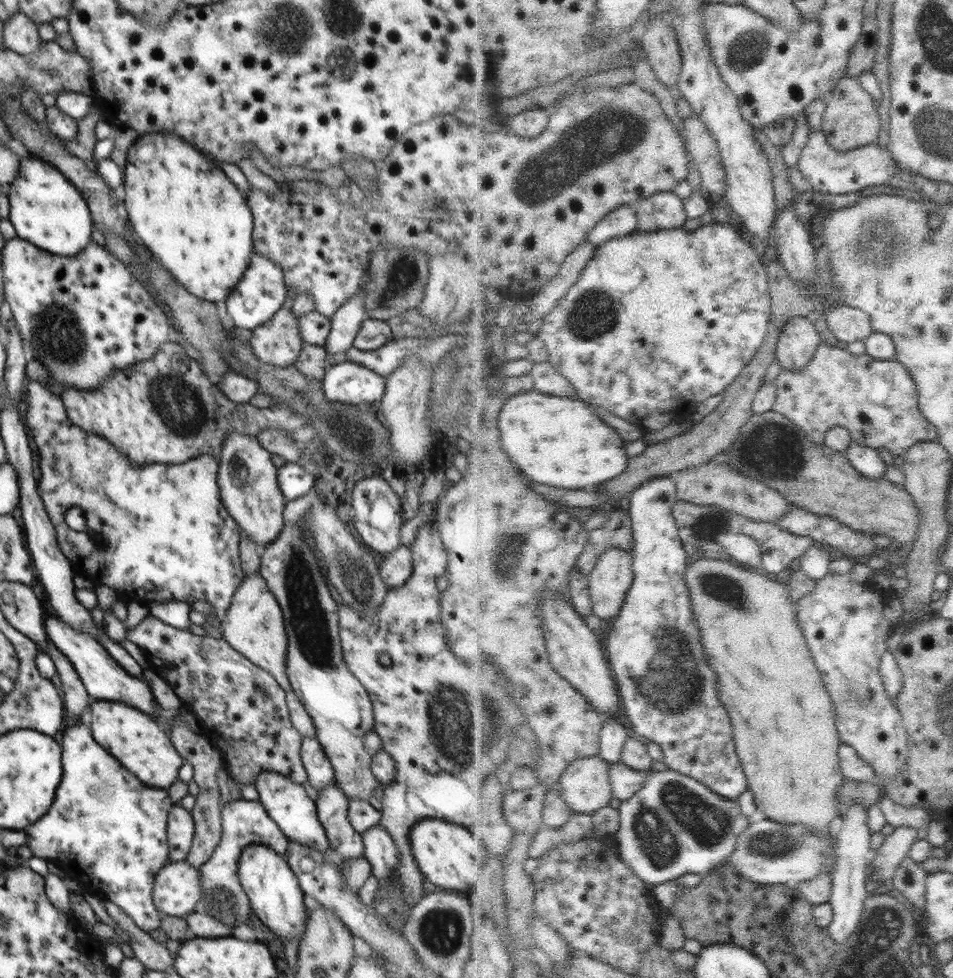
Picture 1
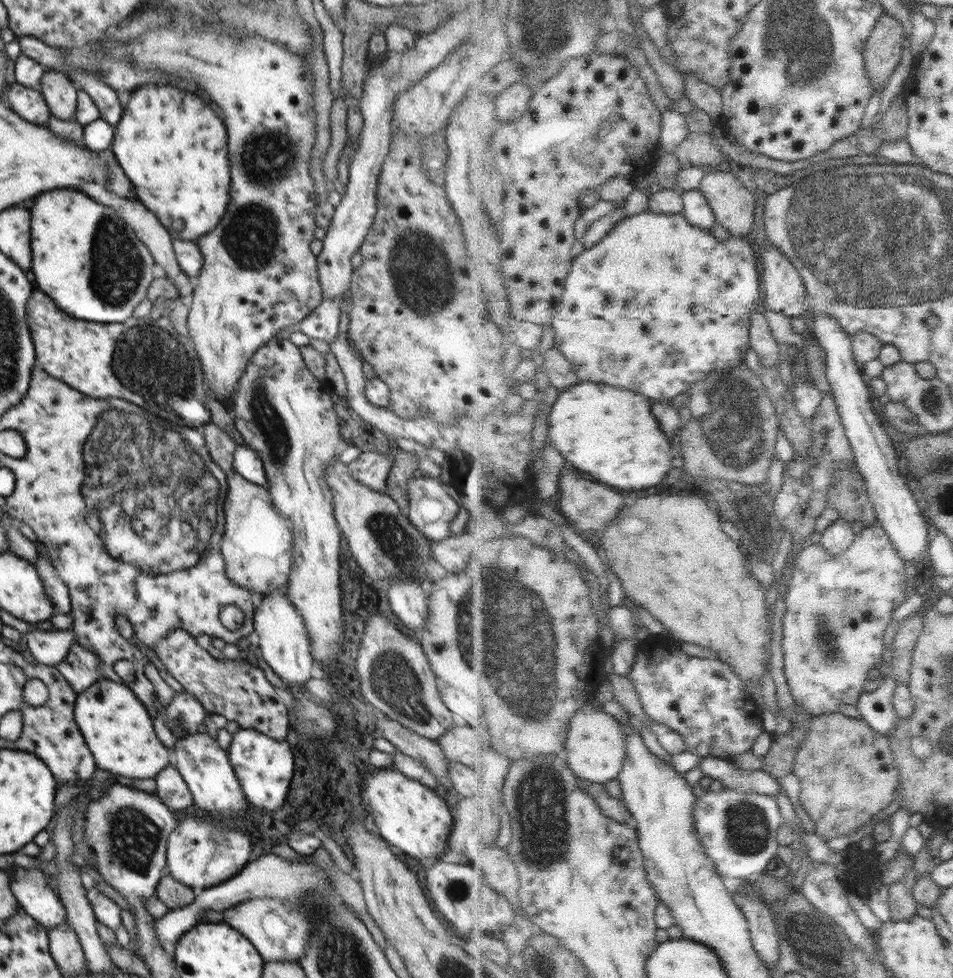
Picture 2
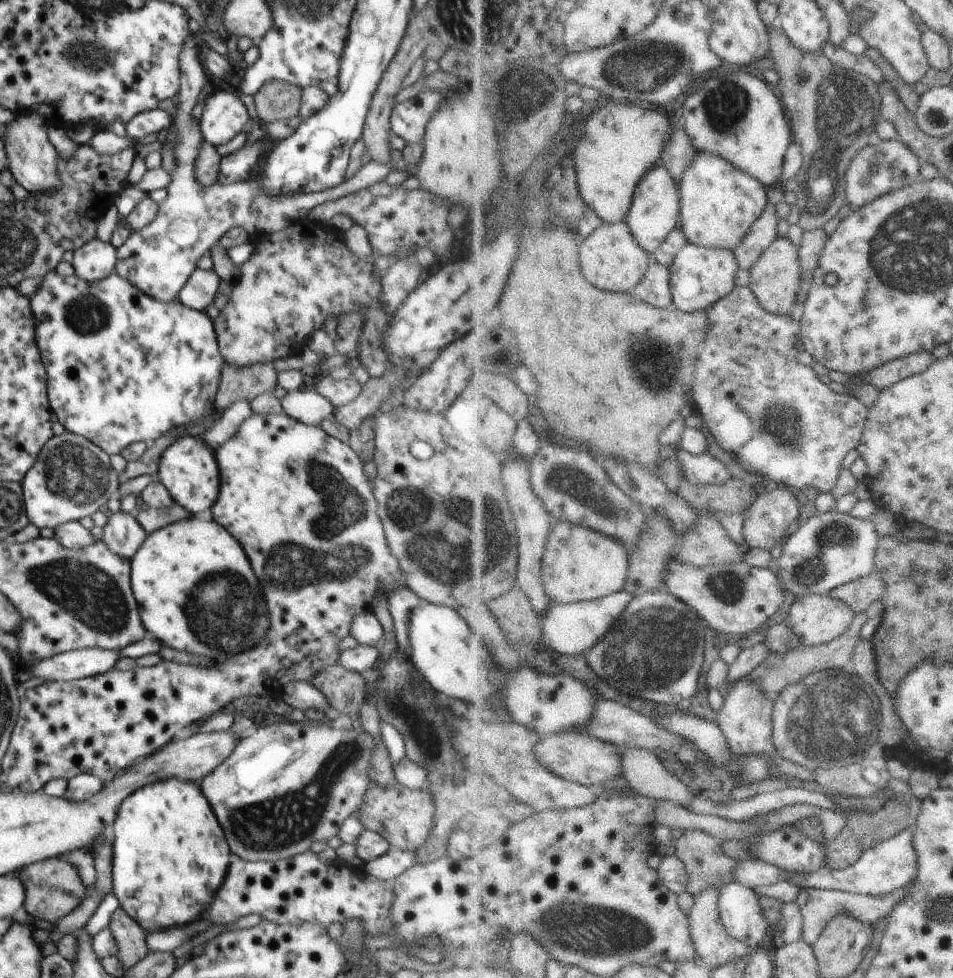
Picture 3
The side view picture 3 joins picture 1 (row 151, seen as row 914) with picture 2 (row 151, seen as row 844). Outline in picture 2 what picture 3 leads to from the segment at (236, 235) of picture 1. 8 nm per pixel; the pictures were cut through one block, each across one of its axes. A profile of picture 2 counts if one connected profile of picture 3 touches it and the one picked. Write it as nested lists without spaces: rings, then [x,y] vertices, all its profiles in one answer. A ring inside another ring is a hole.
[[[146,84],[136,88],[132,93],[130,100],[127,103],[126,109],[123,110],[120,122],[115,126],[115,135],[111,144],[112,152],[117,158],[118,164],[122,167],[124,174],[134,186],[137,200],[140,201],[150,212],[154,213],[158,220],[163,224],[163,227],[173,236],[174,239],[181,238],[182,240],[196,241],[201,236],[208,234],[216,228],[224,213],[227,211],[228,203],[231,201],[230,181],[231,181],[231,162],[228,158],[228,135],[227,128],[224,122],[216,116],[205,96],[198,93],[192,93],[187,89],[174,87],[170,84],[158,86],[157,84]]]

